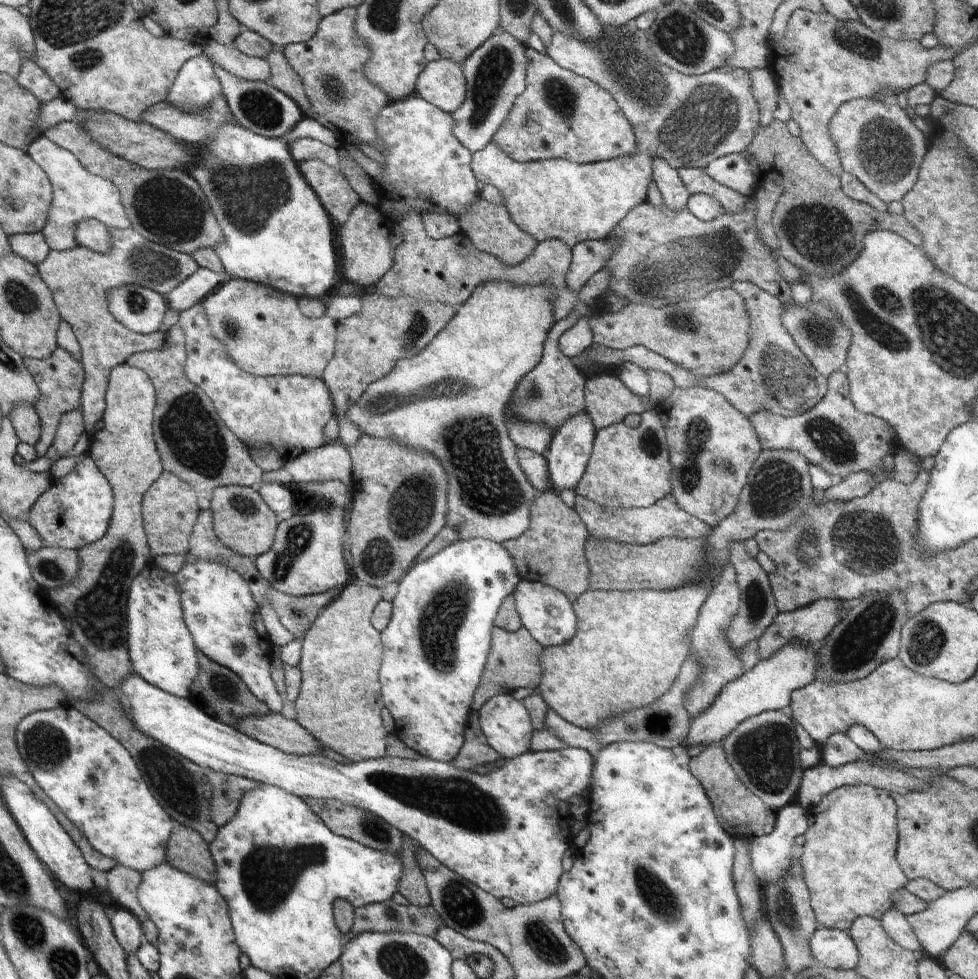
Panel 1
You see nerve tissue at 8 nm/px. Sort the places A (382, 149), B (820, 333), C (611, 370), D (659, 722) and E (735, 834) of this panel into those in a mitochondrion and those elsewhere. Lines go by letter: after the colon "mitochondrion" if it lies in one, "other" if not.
A: other
B: mitochondrion
C: other
D: mitochondrion
E: other

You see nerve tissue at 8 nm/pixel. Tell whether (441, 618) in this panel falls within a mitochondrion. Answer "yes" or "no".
yes

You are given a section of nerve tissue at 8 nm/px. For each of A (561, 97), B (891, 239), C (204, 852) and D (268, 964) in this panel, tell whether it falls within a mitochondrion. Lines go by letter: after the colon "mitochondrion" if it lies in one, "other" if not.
A: mitochondrion
B: other
C: other
D: other

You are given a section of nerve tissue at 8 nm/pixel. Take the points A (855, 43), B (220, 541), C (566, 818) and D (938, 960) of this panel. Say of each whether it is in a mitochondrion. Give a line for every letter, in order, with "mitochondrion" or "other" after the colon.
A: mitochondrion
B: other
C: other
D: other

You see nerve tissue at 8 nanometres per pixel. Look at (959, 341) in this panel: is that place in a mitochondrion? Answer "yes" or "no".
yes

